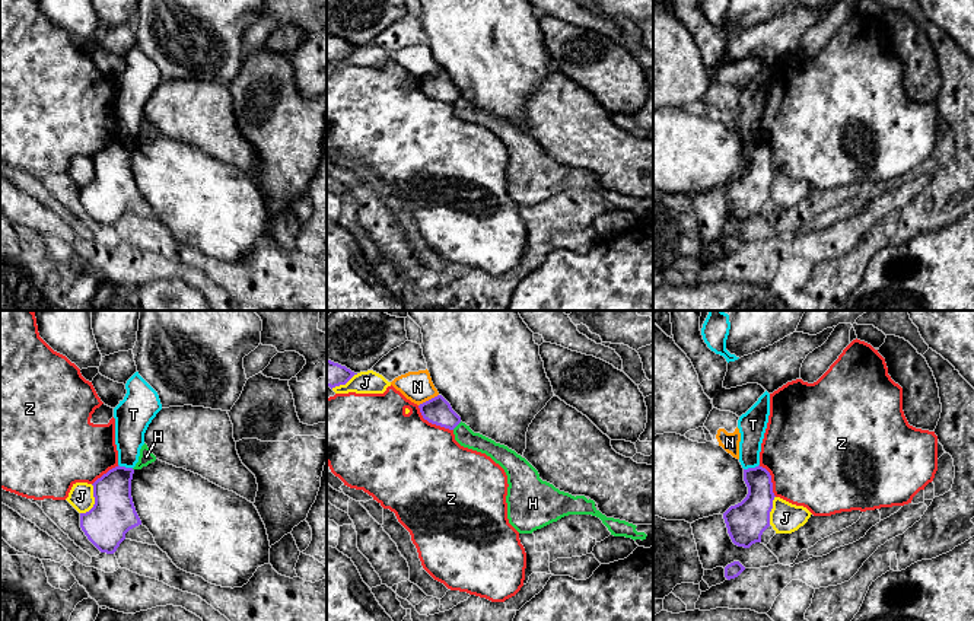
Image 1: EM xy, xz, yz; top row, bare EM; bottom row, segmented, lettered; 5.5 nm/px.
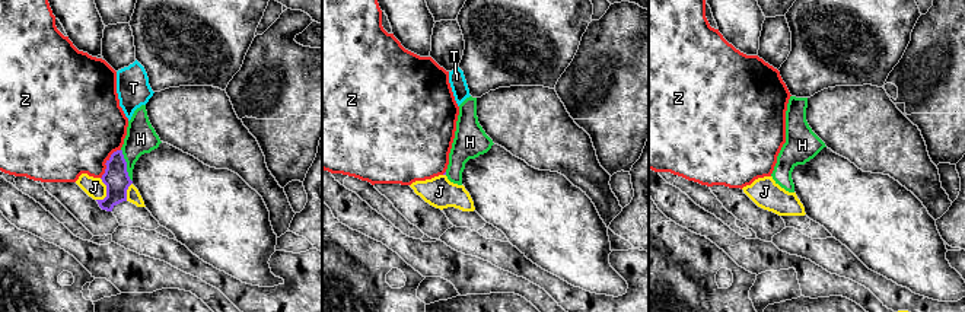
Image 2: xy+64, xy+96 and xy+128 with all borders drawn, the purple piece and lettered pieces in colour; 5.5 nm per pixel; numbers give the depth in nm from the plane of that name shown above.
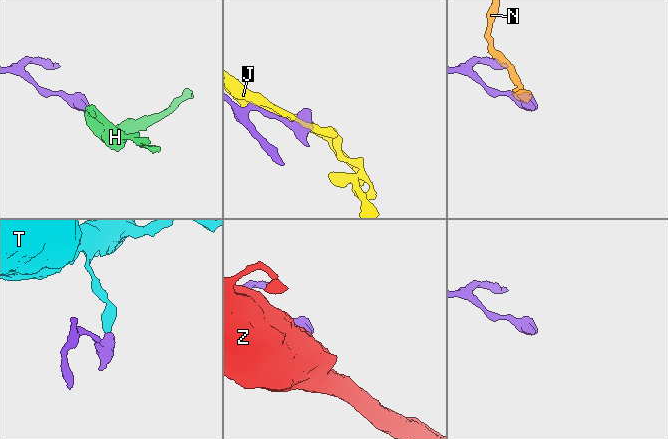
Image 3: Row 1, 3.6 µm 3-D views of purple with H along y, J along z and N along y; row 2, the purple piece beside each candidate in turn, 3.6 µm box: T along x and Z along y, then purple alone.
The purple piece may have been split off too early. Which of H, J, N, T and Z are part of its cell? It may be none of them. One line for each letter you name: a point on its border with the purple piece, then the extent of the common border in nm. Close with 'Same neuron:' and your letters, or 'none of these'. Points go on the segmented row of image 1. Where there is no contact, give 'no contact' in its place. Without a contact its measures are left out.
Same neuron: none of these

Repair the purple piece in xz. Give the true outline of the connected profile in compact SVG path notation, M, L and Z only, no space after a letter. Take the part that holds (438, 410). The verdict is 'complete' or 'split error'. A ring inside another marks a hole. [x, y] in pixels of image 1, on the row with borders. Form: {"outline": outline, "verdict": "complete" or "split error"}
{"outline": "M442 395L420 404L418 408L423 418L432 424L453 430L461 423L461 417Z", "verdict": "complete"}

